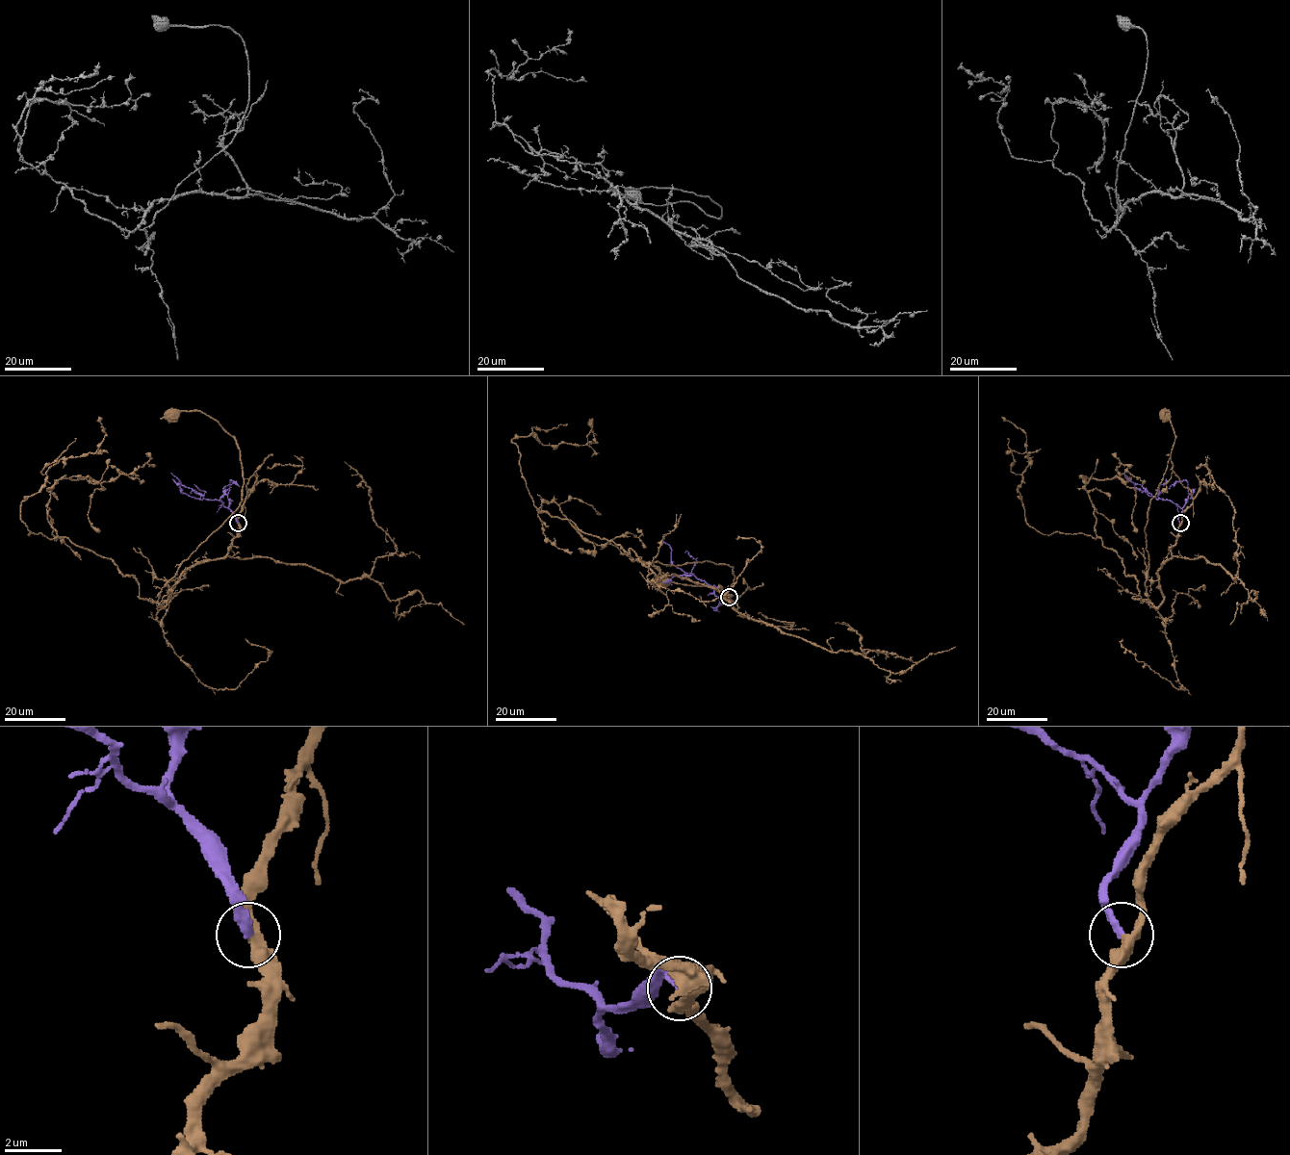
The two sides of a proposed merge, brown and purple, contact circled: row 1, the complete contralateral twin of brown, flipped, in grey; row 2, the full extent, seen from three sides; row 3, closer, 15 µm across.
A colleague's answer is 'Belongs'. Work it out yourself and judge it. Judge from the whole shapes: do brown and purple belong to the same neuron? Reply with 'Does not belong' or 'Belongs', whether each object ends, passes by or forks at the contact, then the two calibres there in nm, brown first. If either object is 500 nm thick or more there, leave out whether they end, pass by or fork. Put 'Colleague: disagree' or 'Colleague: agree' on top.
Colleague: agree
Belongs. At the ring brown passes by. At the ring purple ends. Thickness 400 nm (brown) against 280 nm

